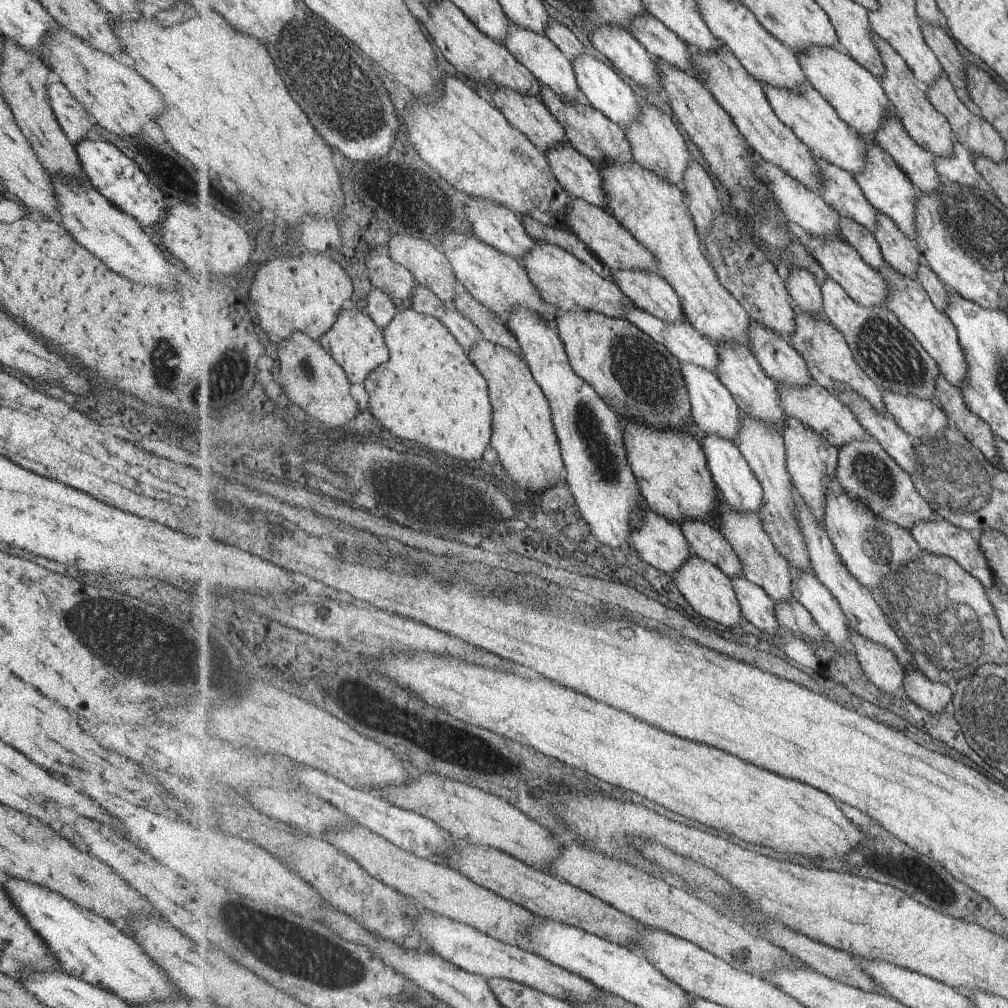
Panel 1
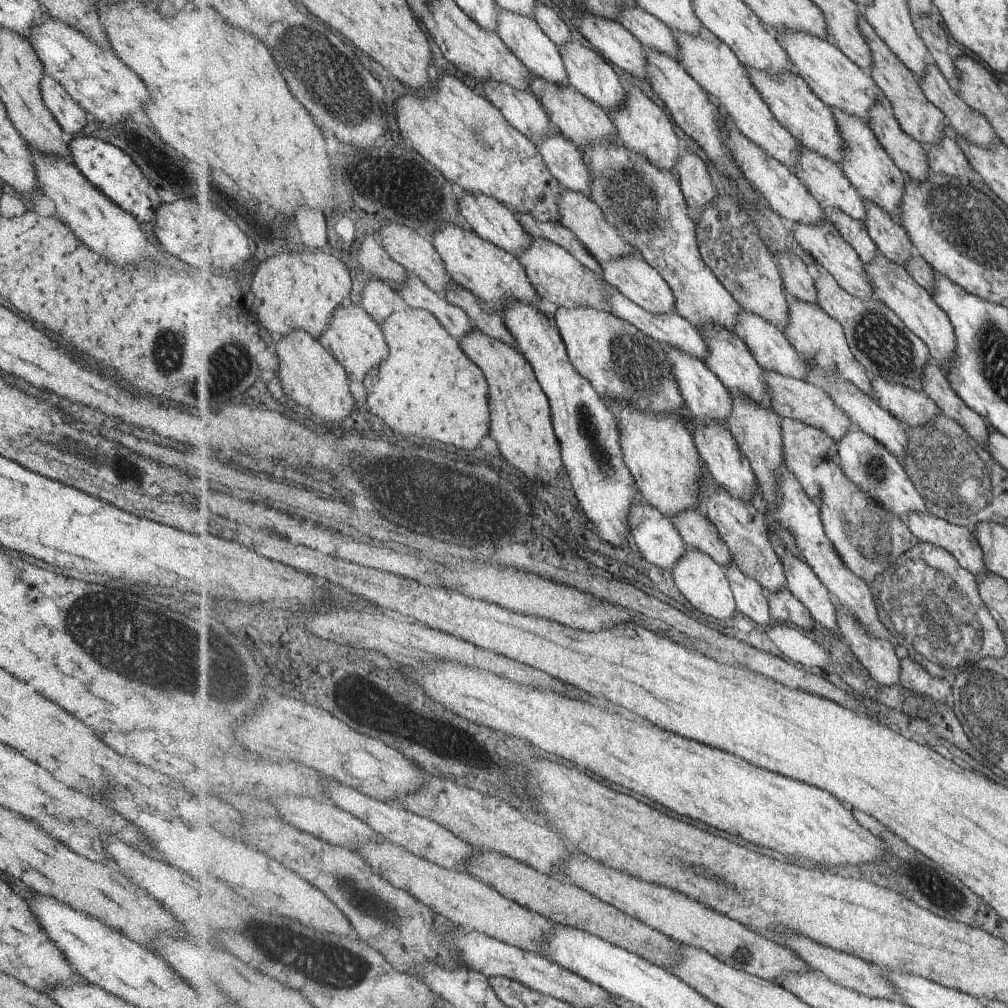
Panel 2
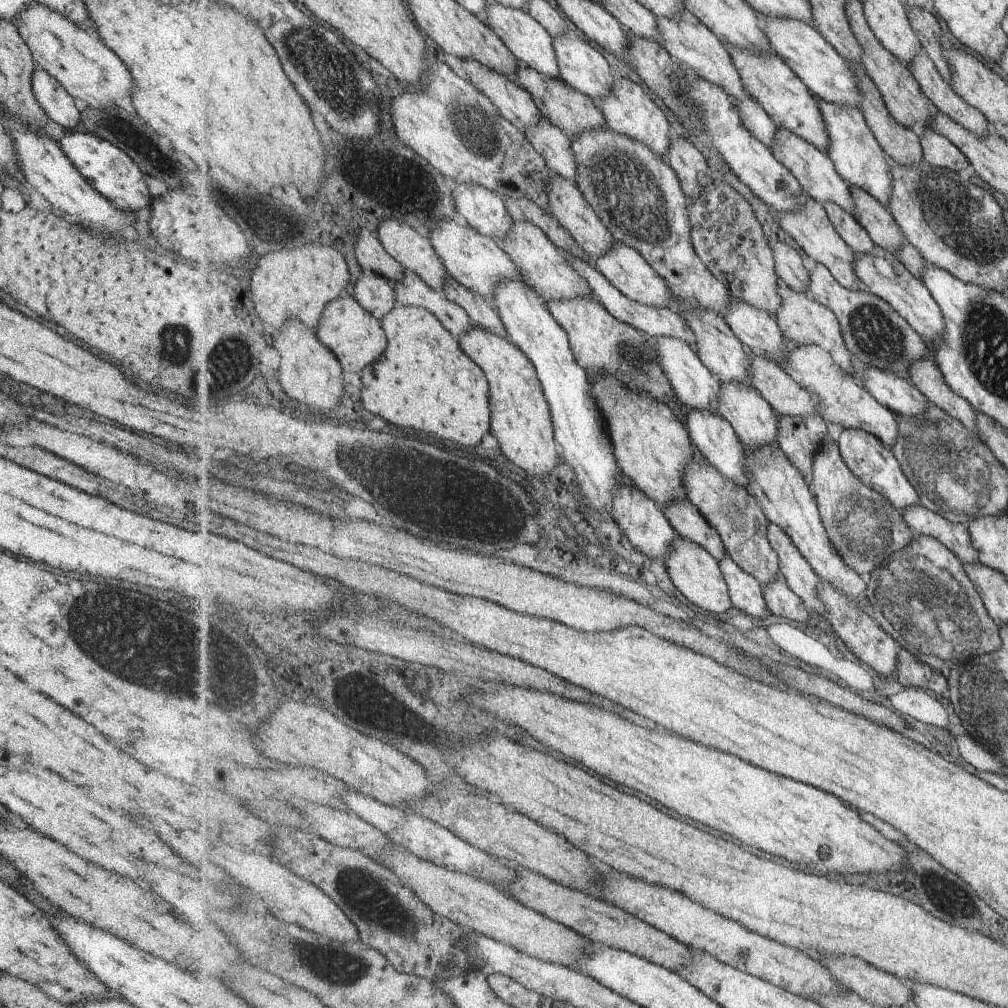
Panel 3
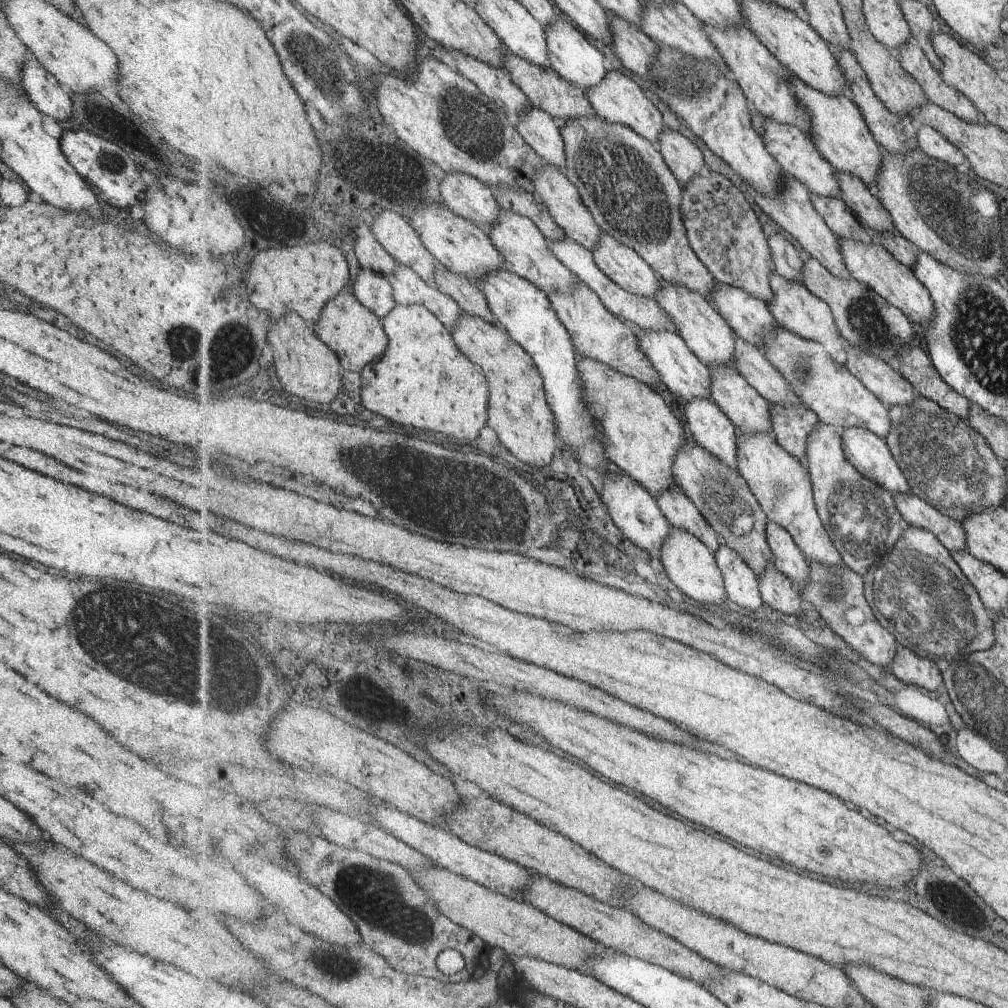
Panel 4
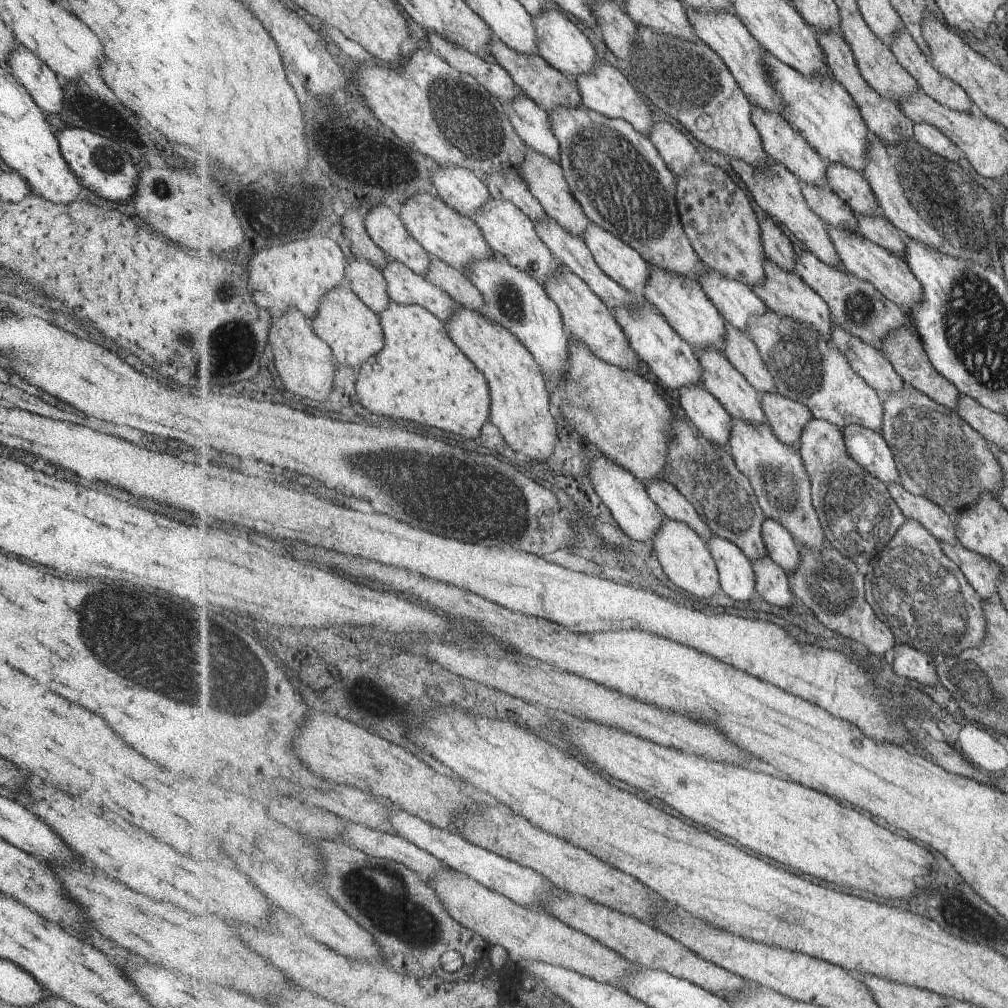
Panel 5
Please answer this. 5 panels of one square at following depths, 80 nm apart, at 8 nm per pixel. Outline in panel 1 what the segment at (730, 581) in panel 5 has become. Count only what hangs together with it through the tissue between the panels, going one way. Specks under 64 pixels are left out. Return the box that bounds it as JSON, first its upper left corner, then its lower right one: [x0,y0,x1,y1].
[731,574,785,639]

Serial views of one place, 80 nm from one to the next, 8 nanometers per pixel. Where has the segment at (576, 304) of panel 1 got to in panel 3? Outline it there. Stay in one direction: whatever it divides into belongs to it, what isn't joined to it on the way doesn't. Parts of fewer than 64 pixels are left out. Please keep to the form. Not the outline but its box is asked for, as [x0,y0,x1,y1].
[500,221,592,301]

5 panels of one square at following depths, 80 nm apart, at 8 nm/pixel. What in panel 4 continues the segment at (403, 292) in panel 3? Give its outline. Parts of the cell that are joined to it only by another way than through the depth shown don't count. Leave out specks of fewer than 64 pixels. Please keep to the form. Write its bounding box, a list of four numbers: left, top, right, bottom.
[387,264,465,331]

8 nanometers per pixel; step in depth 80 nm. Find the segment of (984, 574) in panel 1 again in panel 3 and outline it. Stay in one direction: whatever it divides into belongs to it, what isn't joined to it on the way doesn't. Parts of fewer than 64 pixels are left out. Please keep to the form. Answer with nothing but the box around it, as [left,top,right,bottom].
[904,502,979,564]

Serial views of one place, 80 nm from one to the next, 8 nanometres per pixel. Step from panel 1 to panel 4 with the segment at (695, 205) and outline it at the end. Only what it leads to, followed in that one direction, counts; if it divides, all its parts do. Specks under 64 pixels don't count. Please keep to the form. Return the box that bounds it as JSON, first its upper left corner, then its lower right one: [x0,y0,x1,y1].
[658,128,705,184]

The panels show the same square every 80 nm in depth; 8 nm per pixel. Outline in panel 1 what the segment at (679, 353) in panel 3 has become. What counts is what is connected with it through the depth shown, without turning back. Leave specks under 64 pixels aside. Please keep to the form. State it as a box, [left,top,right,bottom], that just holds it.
[682,363,743,440]

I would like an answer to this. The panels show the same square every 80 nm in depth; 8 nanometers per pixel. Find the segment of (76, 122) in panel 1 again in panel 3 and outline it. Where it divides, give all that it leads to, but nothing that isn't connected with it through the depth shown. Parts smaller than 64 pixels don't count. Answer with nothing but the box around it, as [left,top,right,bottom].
[30,65,81,132]

